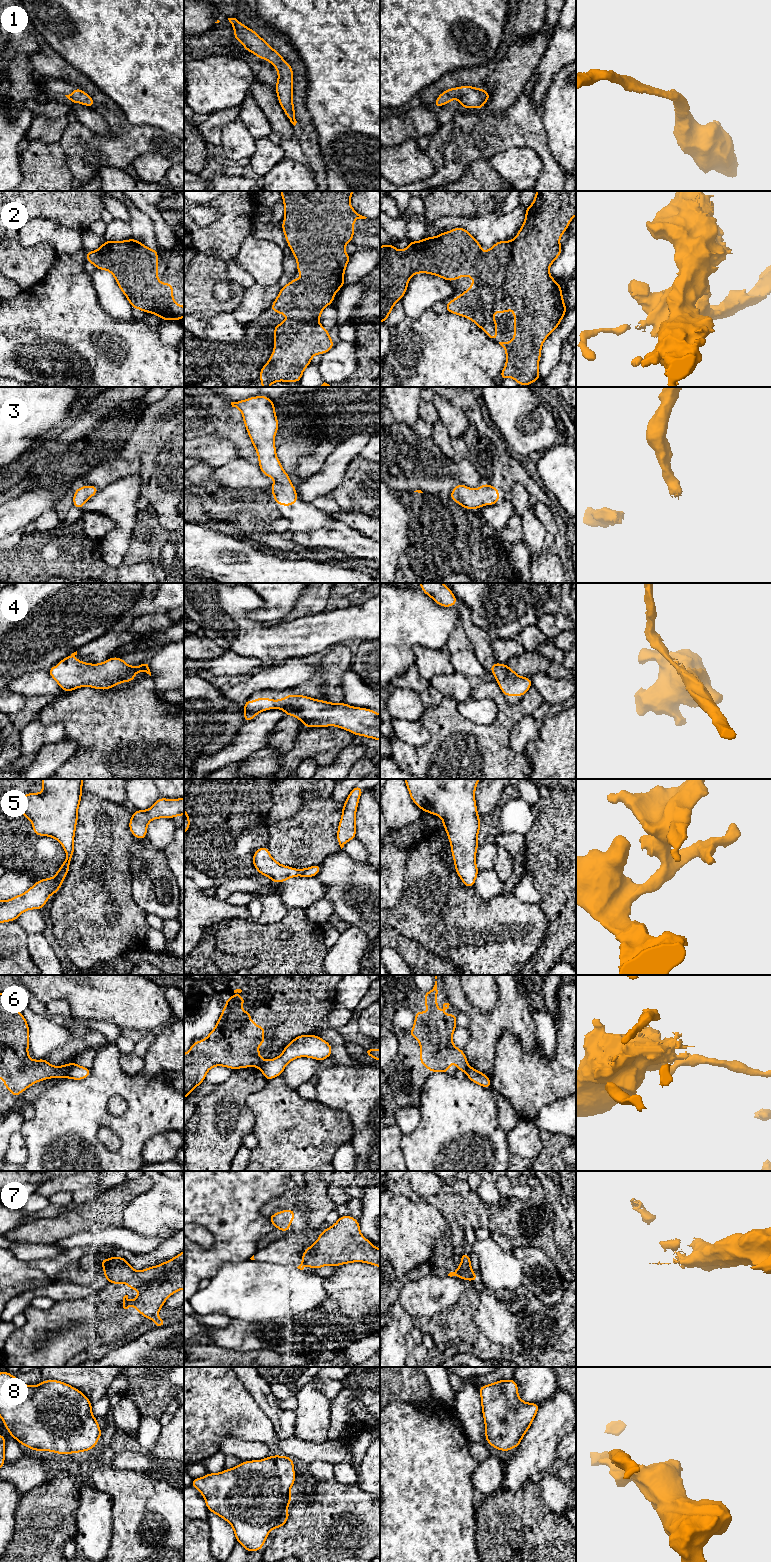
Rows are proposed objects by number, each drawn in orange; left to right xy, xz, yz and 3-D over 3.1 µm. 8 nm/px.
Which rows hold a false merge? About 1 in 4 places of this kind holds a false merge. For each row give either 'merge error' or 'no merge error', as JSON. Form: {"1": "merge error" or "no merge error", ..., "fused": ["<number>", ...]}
{"1": "no merge error", "2": "no merge error", "3": "no merge error", "4": "no merge error", "5": "no merge error", "6": "merge error", "7": "merge error", "8": "no merge error", "fused": ["6", "7"]}

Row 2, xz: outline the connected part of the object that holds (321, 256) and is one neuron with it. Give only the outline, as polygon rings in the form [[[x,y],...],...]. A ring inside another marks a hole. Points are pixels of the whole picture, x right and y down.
[[[280,191],[282,195],[282,199],[284,202],[284,212],[285,218],[282,222],[282,230],[284,232],[286,241],[292,253],[295,256],[297,261],[297,273],[302,274],[305,273],[306,277],[299,277],[298,279],[291,280],[287,285],[281,288],[277,298],[273,302],[270,309],[275,313],[280,313],[283,315],[289,315],[290,317],[283,321],[281,324],[275,325],[274,327],[274,352],[270,354],[270,360],[266,362],[266,365],[263,366],[260,370],[260,381],[262,383],[262,387],[269,387],[272,383],[277,381],[284,382],[300,382],[301,376],[305,370],[305,368],[311,363],[312,357],[315,354],[324,354],[331,350],[334,347],[334,342],[331,340],[329,336],[329,331],[325,329],[322,325],[319,324],[319,318],[321,316],[322,310],[331,305],[334,301],[334,296],[336,292],[345,285],[344,282],[344,271],[346,266],[348,265],[350,254],[344,251],[344,246],[350,242],[352,242],[352,238],[354,236],[354,220],[355,219],[366,219],[367,217],[358,214],[350,204],[350,198],[354,191]]]

